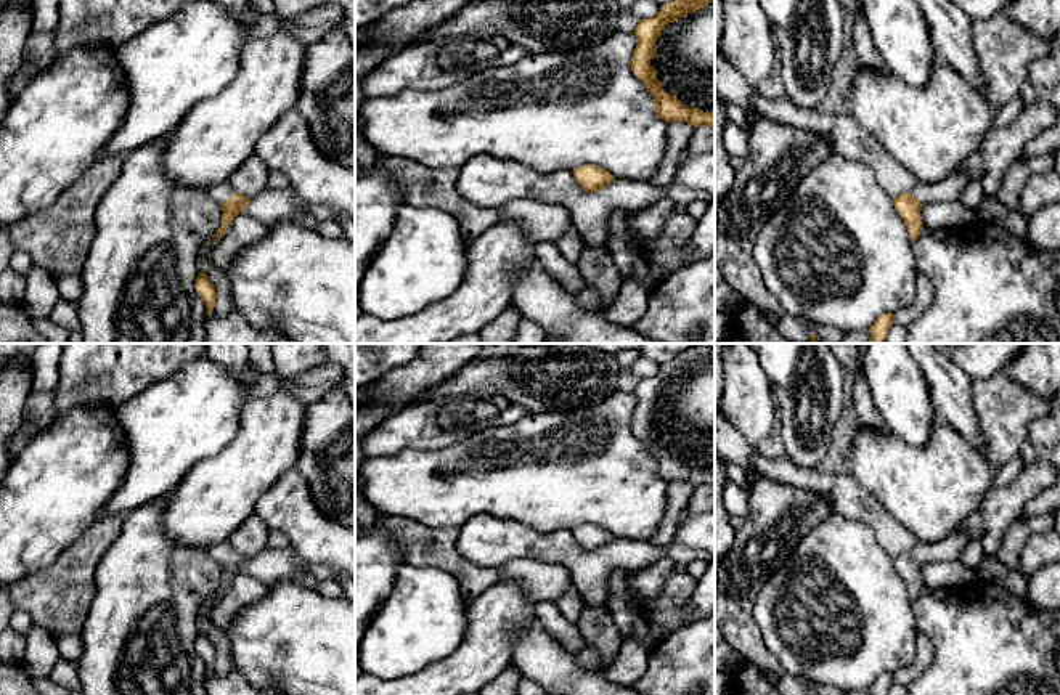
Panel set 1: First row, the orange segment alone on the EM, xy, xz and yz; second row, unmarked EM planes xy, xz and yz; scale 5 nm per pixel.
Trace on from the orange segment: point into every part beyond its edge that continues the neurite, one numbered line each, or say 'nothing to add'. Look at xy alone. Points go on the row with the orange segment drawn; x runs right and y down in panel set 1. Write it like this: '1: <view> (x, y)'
1: xy (220, 193)

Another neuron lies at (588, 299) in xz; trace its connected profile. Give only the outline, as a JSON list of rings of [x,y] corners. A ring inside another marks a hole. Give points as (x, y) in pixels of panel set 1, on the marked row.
[[[591,287],[578,292],[578,303],[585,310],[602,310],[601,295]]]

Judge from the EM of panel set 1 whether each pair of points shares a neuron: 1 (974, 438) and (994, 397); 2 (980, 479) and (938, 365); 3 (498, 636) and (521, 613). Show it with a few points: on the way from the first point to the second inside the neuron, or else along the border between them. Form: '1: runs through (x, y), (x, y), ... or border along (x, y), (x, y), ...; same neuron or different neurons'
1: border along (969, 392), (974, 402), (983, 453); different neurons
2: border along (937, 419), (951, 426), (982, 455); different neurons
3: runs through (503, 631), (516, 618); same neuron

